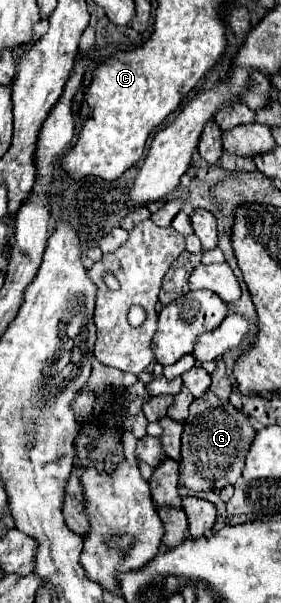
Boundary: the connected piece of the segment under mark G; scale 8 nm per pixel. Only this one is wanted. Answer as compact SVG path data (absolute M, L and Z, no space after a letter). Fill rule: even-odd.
M207 390L201 398L193 400L189 406L189 416L183 422L183 434L181 434L181 458L179 458L179 484L201 492L201 490L223 490L225 486L233 486L237 478L241 476L245 454L255 438L257 430L249 424L247 416L237 410L227 400L217 398L211 390Z

